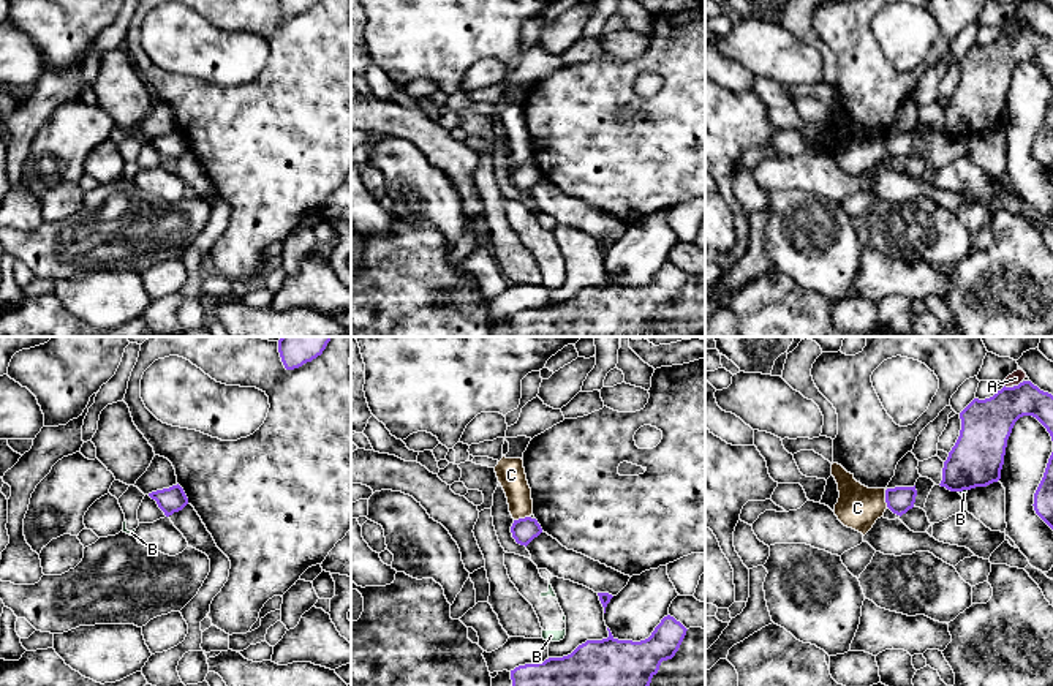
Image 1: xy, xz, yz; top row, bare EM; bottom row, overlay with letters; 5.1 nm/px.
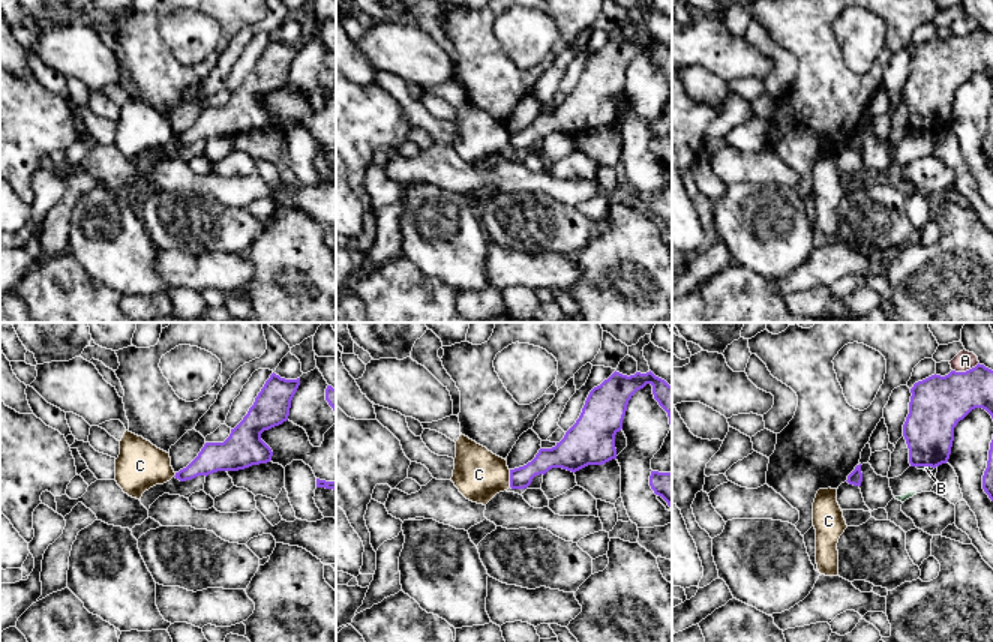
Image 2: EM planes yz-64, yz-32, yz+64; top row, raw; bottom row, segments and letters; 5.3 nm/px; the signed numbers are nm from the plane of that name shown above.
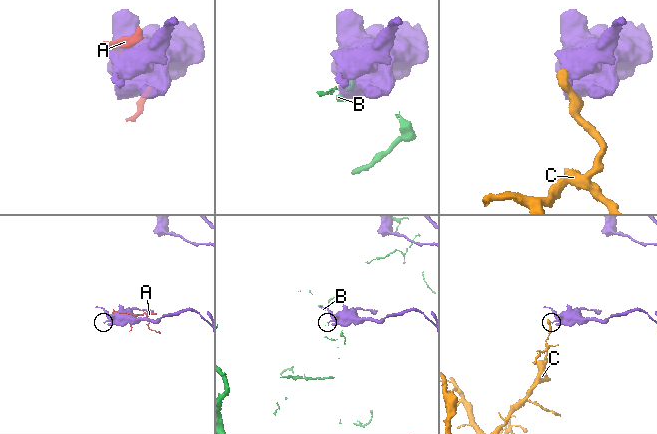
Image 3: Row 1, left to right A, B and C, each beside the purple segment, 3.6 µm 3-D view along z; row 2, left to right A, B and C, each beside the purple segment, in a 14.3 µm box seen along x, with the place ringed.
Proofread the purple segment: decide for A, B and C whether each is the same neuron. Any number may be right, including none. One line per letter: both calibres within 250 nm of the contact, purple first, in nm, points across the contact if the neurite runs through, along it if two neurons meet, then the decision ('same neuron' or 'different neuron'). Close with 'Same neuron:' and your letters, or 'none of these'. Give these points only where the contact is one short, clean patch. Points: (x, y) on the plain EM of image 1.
A: 240 nm thick on the purple side, 70 nm on the other; different neuron
B: 280 nm thick on the purple side, 30 nm on the other; different neuron
C: 140 nm thick on the purple side, 220 nm on the other; border along yz (884, 136), (887, 152); different neuron
Same neuron: none of these

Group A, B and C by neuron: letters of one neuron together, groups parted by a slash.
A / B / C

